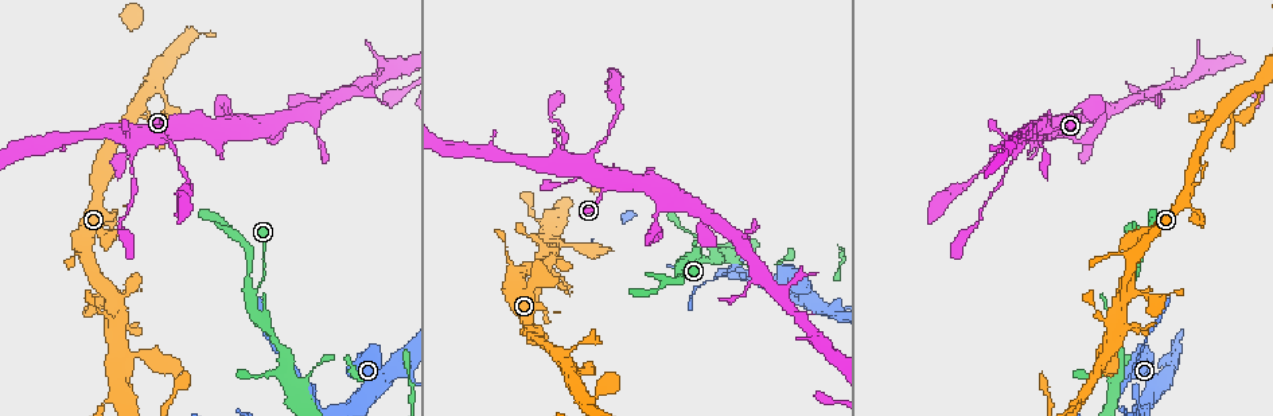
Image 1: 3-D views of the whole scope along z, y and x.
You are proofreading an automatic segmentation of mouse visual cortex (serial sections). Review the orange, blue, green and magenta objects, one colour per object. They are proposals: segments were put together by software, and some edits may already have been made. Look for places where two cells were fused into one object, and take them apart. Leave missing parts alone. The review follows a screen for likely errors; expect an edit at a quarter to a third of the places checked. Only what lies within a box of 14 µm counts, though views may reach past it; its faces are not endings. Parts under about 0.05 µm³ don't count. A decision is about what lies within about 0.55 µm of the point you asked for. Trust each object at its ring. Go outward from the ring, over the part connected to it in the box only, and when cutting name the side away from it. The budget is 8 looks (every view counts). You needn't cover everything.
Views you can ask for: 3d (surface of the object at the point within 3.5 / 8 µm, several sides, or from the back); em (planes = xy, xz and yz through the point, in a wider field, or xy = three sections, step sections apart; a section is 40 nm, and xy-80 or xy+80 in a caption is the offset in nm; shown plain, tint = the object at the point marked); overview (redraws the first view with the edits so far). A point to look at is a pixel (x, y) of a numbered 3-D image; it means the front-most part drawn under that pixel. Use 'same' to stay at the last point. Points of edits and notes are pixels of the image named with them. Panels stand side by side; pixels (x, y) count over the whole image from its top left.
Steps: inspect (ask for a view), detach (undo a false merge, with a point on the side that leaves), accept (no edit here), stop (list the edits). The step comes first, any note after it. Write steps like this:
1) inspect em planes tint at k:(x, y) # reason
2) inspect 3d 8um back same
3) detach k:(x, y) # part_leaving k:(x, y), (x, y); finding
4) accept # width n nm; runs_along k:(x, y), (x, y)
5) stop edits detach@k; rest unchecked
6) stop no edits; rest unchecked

inspect 3d 8um at 1:(254, 292) # two arms in line, one across

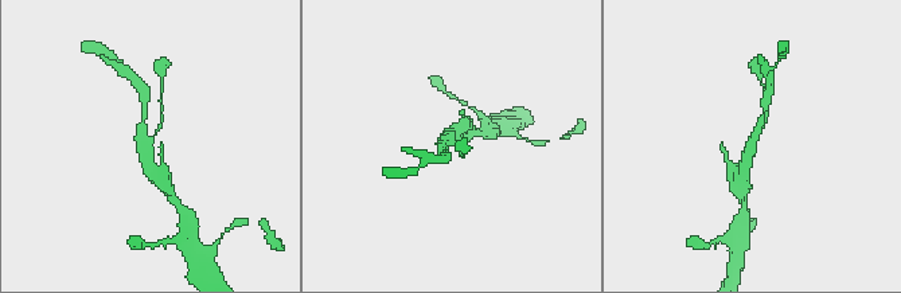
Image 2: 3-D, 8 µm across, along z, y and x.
inspect 3d 3.5um at 2:(150, 141) # closer look

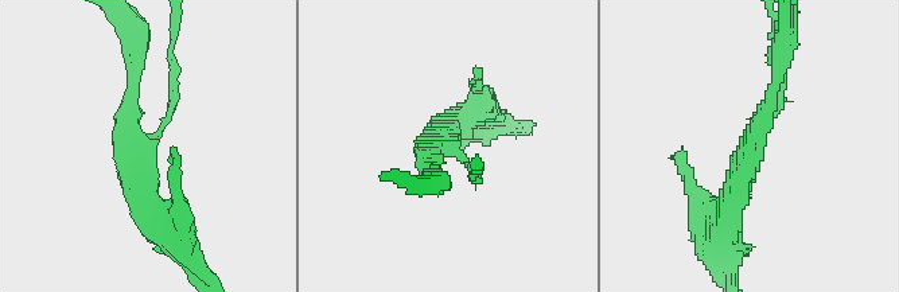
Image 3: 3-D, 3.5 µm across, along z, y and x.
inspect em xy step 5 tint at 3:(749, 145) # arms 3; arm_widths 150, 150, 350 nm; shape alone is not enough

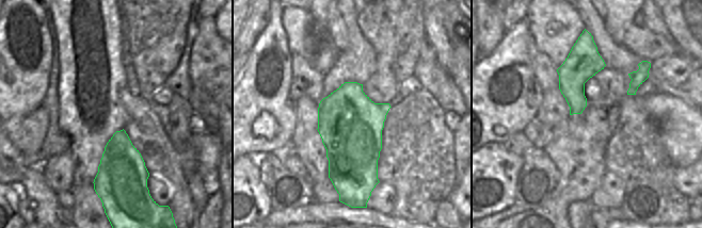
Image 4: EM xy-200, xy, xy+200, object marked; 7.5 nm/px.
accept # width 480 nm; runs_along 3:(782, 71), (724, 225); continuous, no second cell

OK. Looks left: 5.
inspect em xy step 5 tint at 1:(1149, 224) # calibre changes

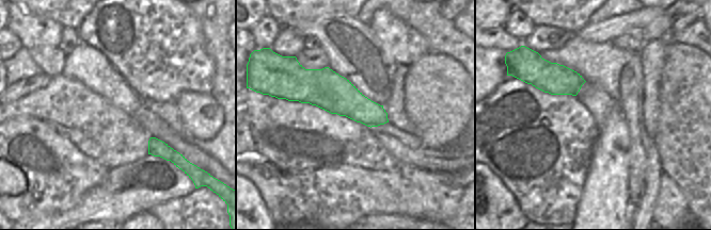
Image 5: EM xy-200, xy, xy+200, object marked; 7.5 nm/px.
inspect 3d 3.5um same # wider look

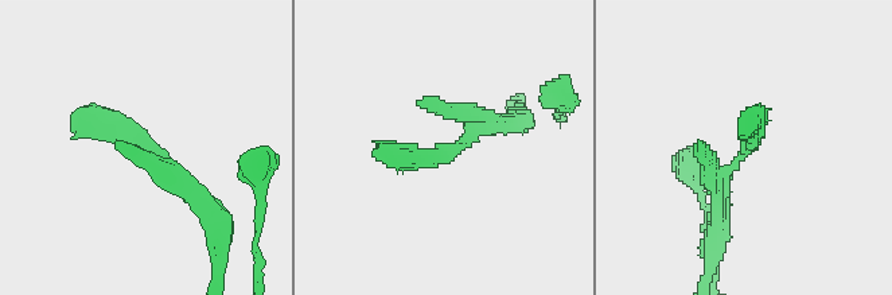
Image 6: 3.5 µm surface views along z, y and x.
accept # runs_along 5:(287, 93), (333, 93), (384, 119); one cell here

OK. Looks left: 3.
inspect 3d 3.5um back at 1:(1013, 159) # sudden change in width

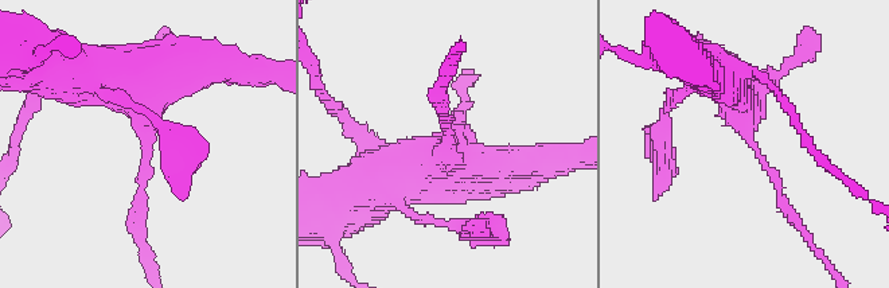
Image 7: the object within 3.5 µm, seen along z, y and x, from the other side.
inspect em xy step 5 tint at 7:(147, 150) # arm_widths 150, 450 nm

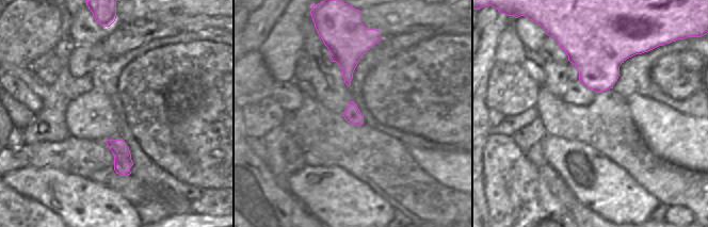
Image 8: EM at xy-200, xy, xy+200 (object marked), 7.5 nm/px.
inspect em xy step 1 tint same

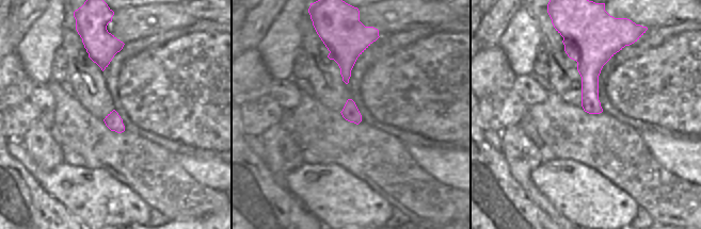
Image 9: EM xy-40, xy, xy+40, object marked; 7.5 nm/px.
accept # one cell here

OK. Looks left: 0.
stop no edits; rest unchecked

